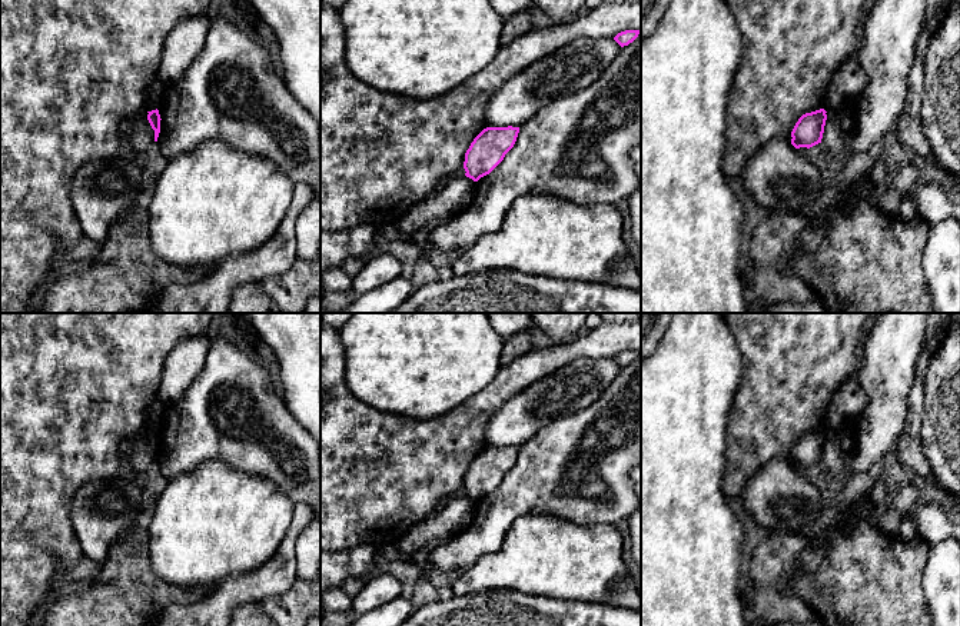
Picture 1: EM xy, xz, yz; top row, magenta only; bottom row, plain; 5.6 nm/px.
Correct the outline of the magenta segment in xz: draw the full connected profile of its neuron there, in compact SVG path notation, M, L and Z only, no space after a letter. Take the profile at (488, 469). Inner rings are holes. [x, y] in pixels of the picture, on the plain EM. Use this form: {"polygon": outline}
{"polygon": "M486 447L471 463L465 473L465 496L478 502L489 495L514 467L519 447Z"}

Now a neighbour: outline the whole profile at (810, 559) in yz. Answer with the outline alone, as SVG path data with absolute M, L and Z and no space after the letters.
M843 510L833 526L808 540L805 549L801 552L797 560L795 573L814 575L818 572L823 560L824 536L837 526L843 526L847 533L851 533L857 520L860 519L853 516L848 510Z

